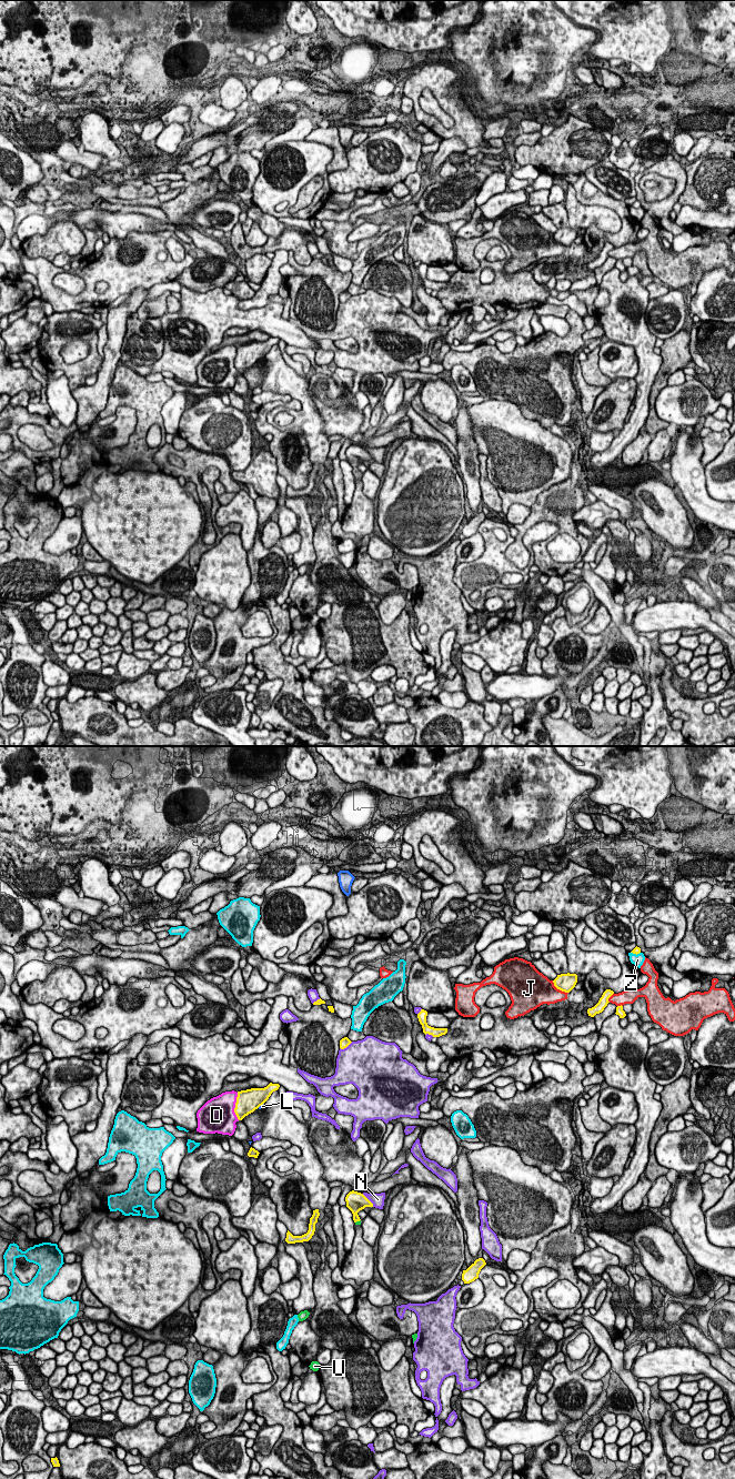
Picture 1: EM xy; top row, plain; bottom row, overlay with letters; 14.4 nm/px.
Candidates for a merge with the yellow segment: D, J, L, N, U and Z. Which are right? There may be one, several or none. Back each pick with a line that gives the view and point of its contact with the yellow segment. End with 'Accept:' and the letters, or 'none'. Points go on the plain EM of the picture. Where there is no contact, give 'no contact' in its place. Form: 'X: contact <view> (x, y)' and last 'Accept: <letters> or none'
D: contact xy (235, 360)
U: contact xy (358, 474)
Accept: D, U

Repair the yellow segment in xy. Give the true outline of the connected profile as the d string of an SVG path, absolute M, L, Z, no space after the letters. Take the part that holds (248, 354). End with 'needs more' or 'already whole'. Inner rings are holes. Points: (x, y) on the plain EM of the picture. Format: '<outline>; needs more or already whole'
M270 336L264 342L225 345L211 352L197 366L197 385L232 390L235 376L262 360L279 341Z; needs more

